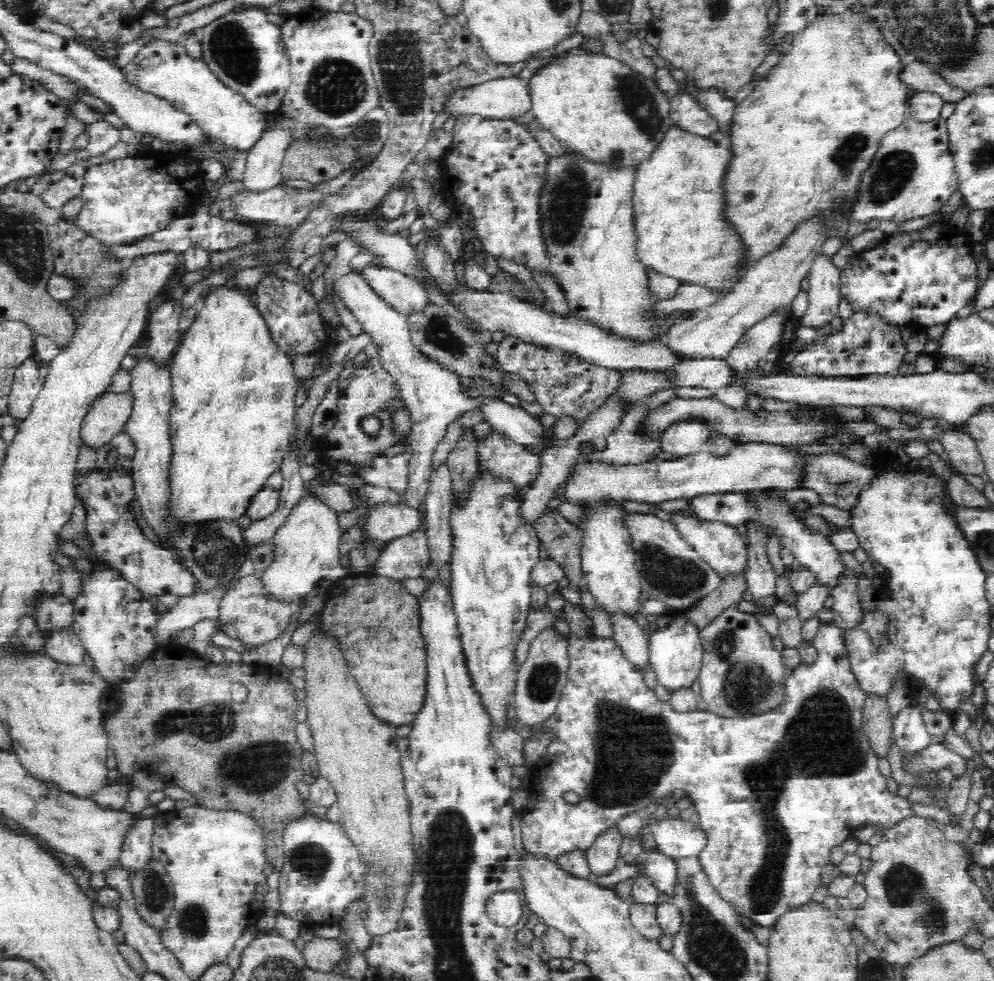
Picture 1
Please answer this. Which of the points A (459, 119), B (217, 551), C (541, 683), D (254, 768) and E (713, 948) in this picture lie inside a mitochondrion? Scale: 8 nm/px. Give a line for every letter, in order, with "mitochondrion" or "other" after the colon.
A: other
B: mitochondrion
C: mitochondrion
D: mitochondrion
E: mitochondrion

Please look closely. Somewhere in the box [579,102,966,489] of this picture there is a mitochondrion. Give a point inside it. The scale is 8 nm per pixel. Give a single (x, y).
(891, 172)

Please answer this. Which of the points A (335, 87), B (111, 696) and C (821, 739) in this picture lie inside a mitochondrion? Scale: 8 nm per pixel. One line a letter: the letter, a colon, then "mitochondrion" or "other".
A: mitochondrion
B: other
C: mitochondrion

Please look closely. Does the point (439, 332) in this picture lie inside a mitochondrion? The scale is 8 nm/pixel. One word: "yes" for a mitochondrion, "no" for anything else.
yes

